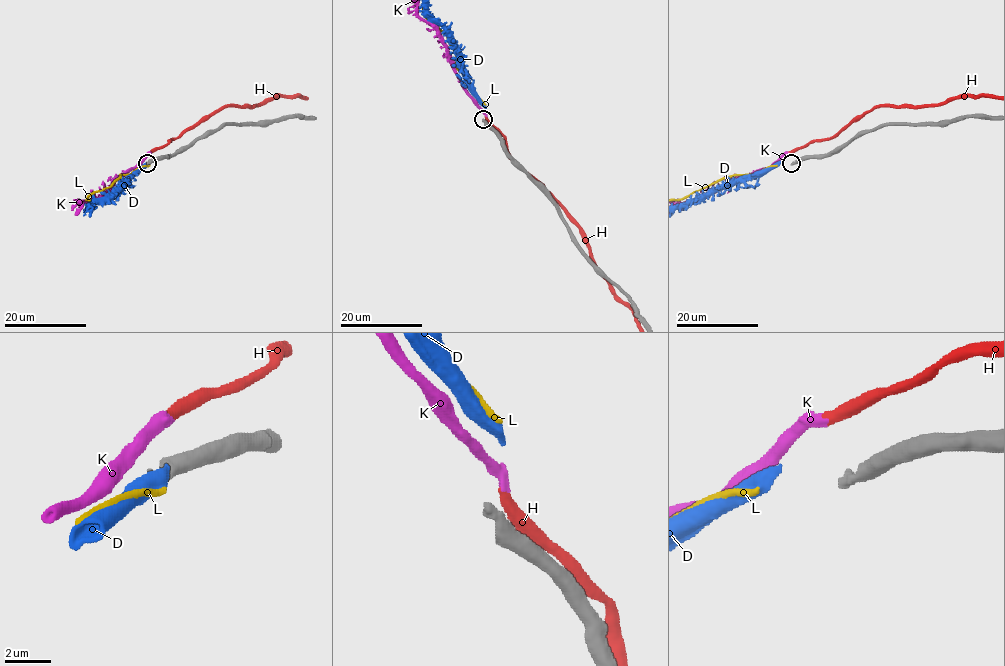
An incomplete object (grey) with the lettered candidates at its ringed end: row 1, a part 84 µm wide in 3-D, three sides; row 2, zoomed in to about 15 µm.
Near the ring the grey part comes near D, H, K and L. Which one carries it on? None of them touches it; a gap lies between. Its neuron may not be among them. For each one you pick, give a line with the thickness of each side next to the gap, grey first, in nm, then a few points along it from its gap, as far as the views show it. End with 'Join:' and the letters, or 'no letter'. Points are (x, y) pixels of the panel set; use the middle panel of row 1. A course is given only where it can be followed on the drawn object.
D: Thickness 460 nm (grey) against 460 nm
Join: D

